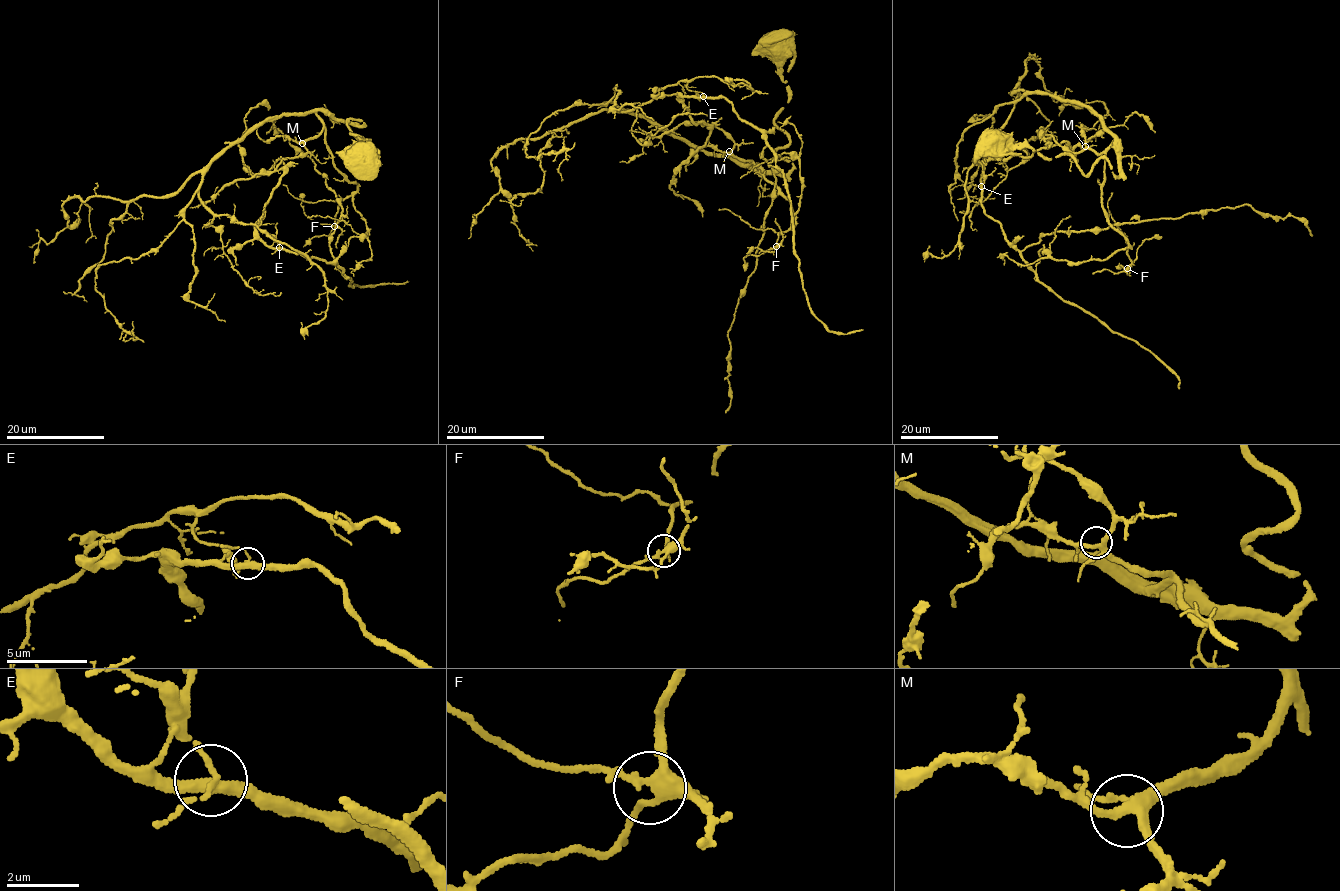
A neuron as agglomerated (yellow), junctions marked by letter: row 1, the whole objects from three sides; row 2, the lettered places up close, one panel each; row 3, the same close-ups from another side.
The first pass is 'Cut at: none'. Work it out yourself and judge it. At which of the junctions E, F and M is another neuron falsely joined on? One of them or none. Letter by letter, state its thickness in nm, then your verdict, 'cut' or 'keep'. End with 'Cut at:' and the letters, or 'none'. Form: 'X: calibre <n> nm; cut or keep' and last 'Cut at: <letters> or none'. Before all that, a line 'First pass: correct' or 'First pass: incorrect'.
First pass: incorrect
E: calibre 280 nm; cut
F: calibre 340 nm; keep
M: calibre 280 nm; keep
Cut at: E

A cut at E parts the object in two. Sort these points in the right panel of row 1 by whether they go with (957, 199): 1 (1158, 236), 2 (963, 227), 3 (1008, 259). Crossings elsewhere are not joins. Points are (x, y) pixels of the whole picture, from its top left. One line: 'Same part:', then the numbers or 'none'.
Same part: 1, 2, 3

